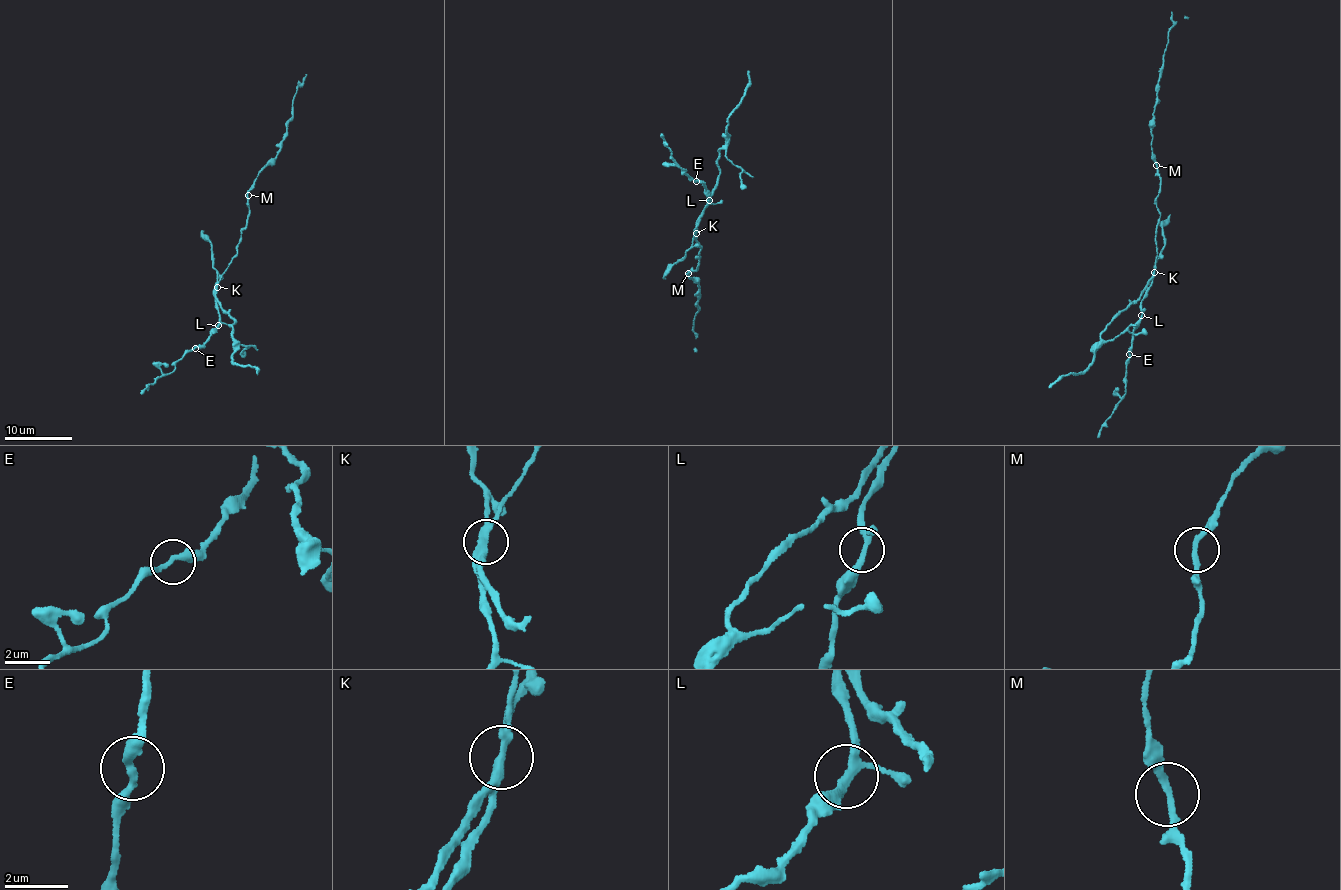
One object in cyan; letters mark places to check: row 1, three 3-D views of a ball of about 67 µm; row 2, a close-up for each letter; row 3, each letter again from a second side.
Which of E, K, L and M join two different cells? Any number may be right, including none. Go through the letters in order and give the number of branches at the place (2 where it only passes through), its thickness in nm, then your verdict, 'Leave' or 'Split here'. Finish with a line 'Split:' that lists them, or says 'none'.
E: Branches: 2. Thickness 280 nm. Leave
K: Branches: 2. Thickness 320 nm. Split here
L: Branches: 3. Thickness 220 nm. Leave
M: Branches: 2. Thickness 240 nm. Leave
Split: K

